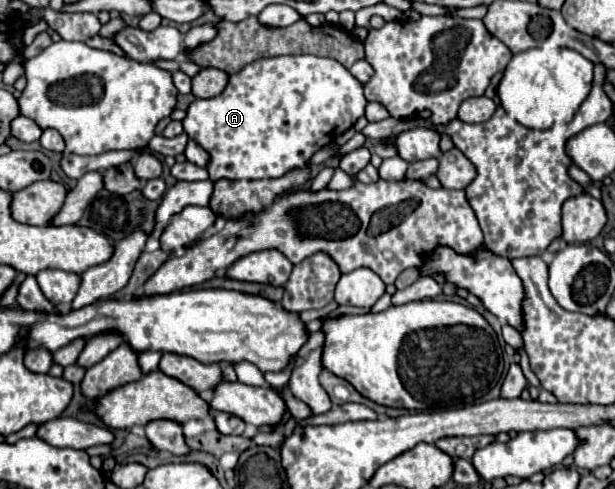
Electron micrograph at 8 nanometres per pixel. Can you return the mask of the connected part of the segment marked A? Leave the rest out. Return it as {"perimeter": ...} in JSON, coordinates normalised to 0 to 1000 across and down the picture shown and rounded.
{"perimeter":[[[463,112],[463,117],[437,117],[437,121],[415,125],[415,129],[402,133],[398,141],[392,141],[389,149],[376,153],[366,186],[356,198],[346,198],[346,202],[317,202],[307,215],[307,223],[304,223],[304,239],[298,243],[298,260],[301,260],[301,272],[314,288],[320,288],[343,317],[343,329],[337,337],[337,350],[340,350],[340,366],[343,370],[353,370],[353,366],[363,366],[363,362],[366,366],[437,366],[437,362],[457,362],[460,354],[467,354],[476,342],[499,337],[502,321],[512,309],[525,305],[532,297],[532,288],[541,288],[554,272],[561,272],[564,264],[571,264],[577,256],[577,247],[593,235],[593,219],[597,219],[597,202],[590,194],[590,170],[584,162],[577,162],[567,149],[567,141],[561,141],[551,125],[545,125],[545,121],[525,121],[525,117],[512,117],[512,112]]]}

